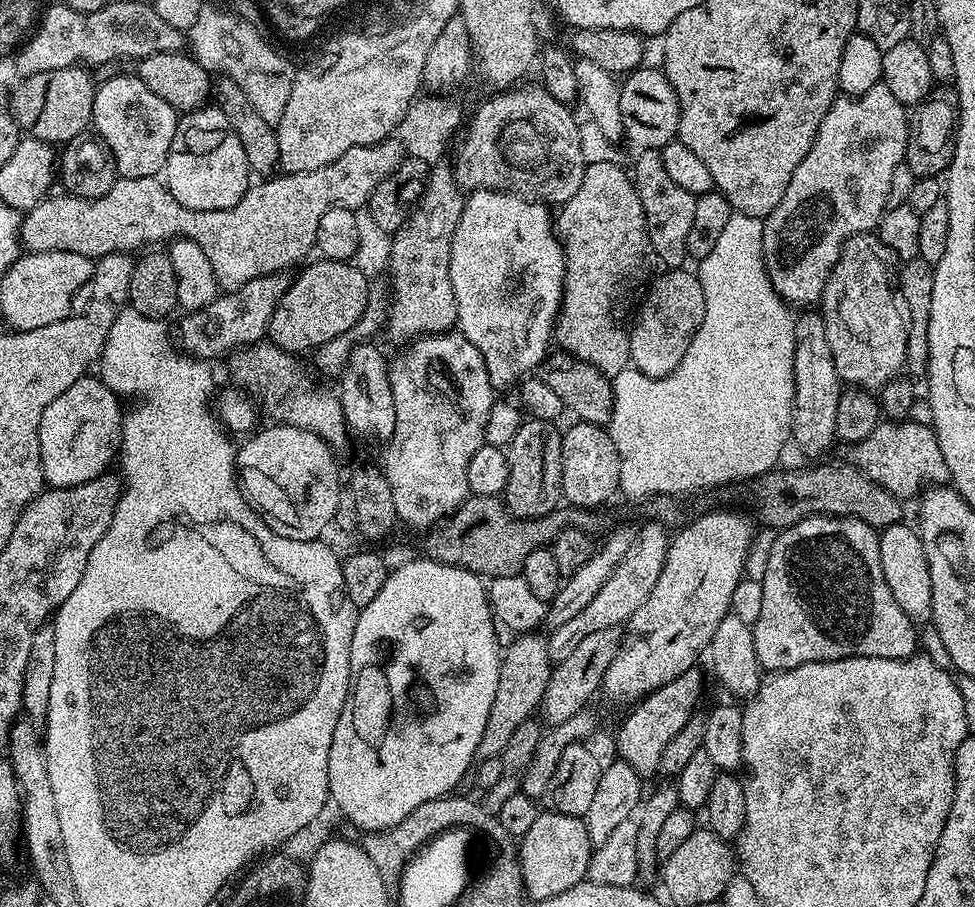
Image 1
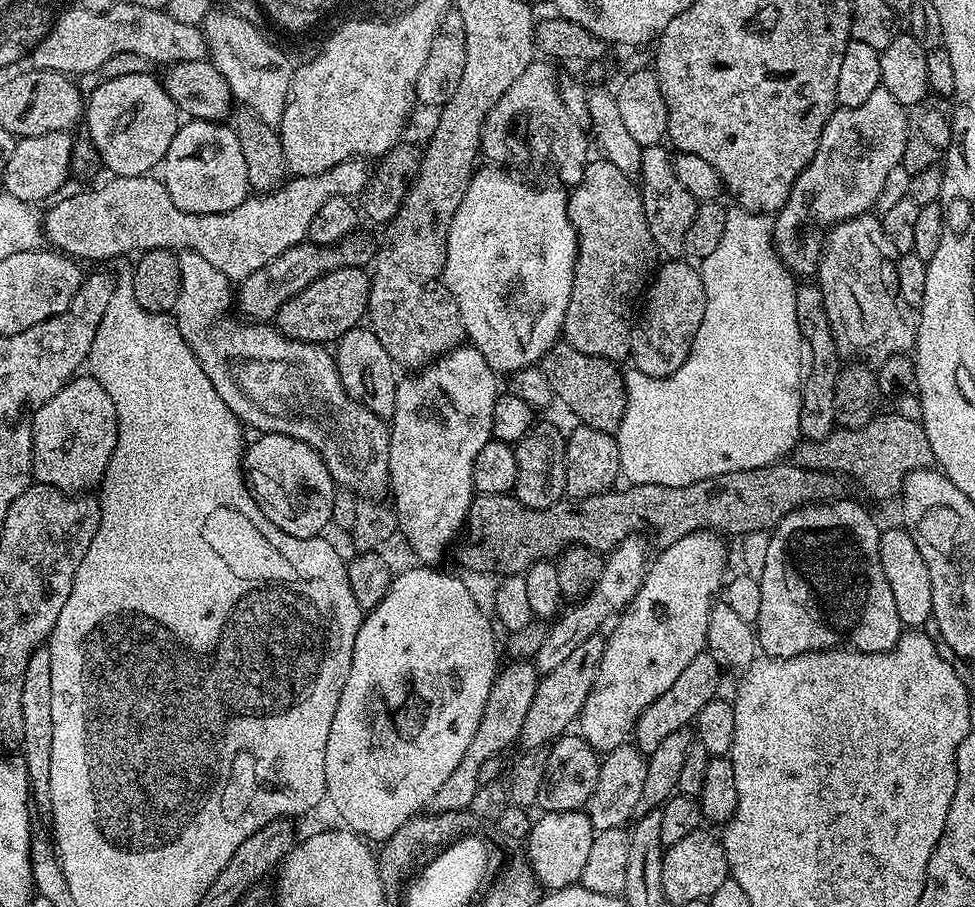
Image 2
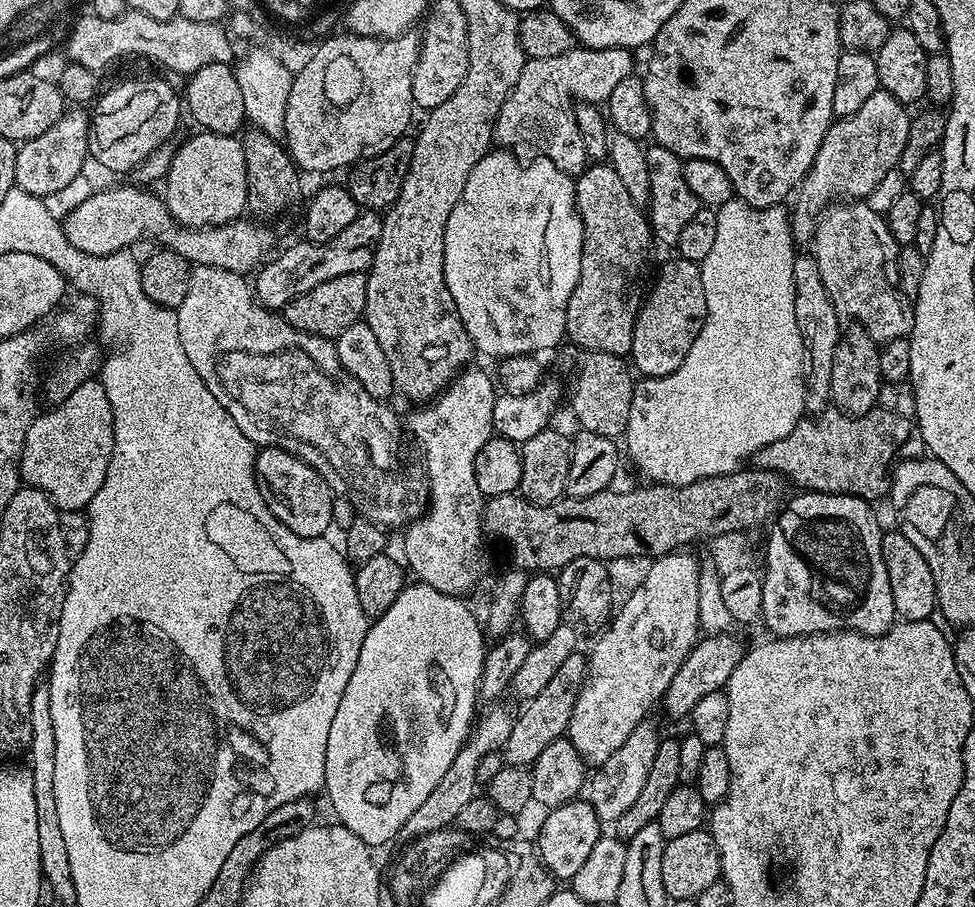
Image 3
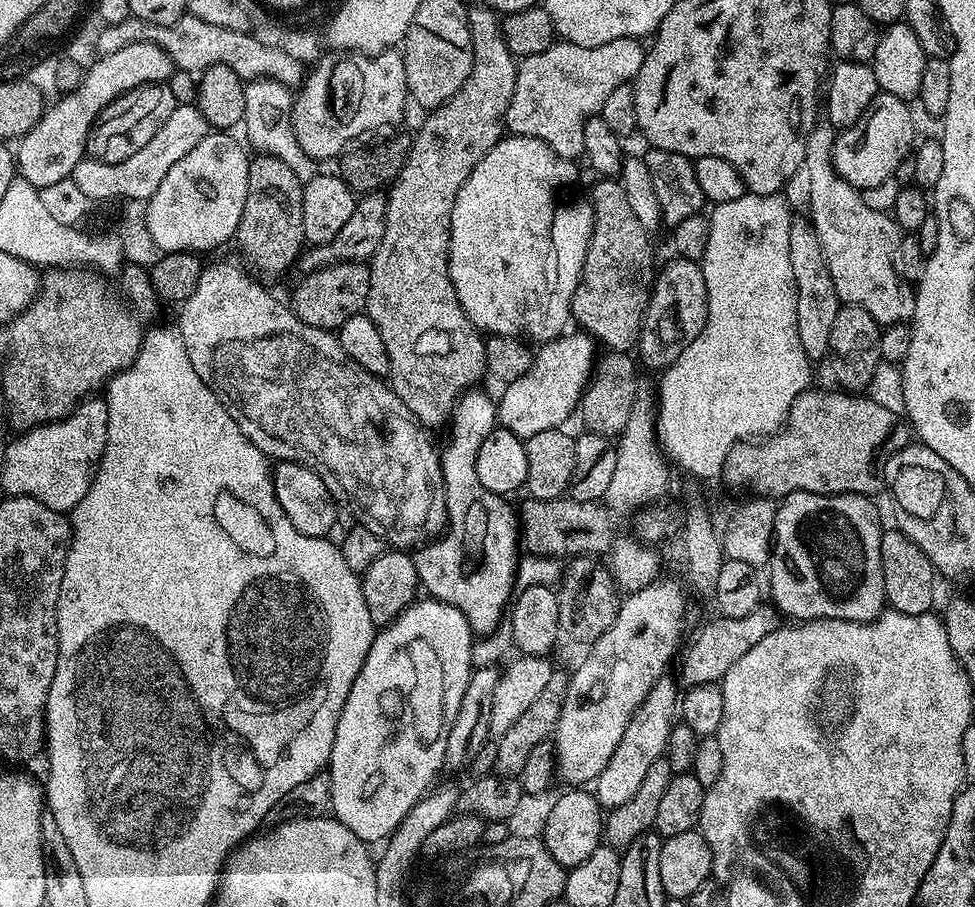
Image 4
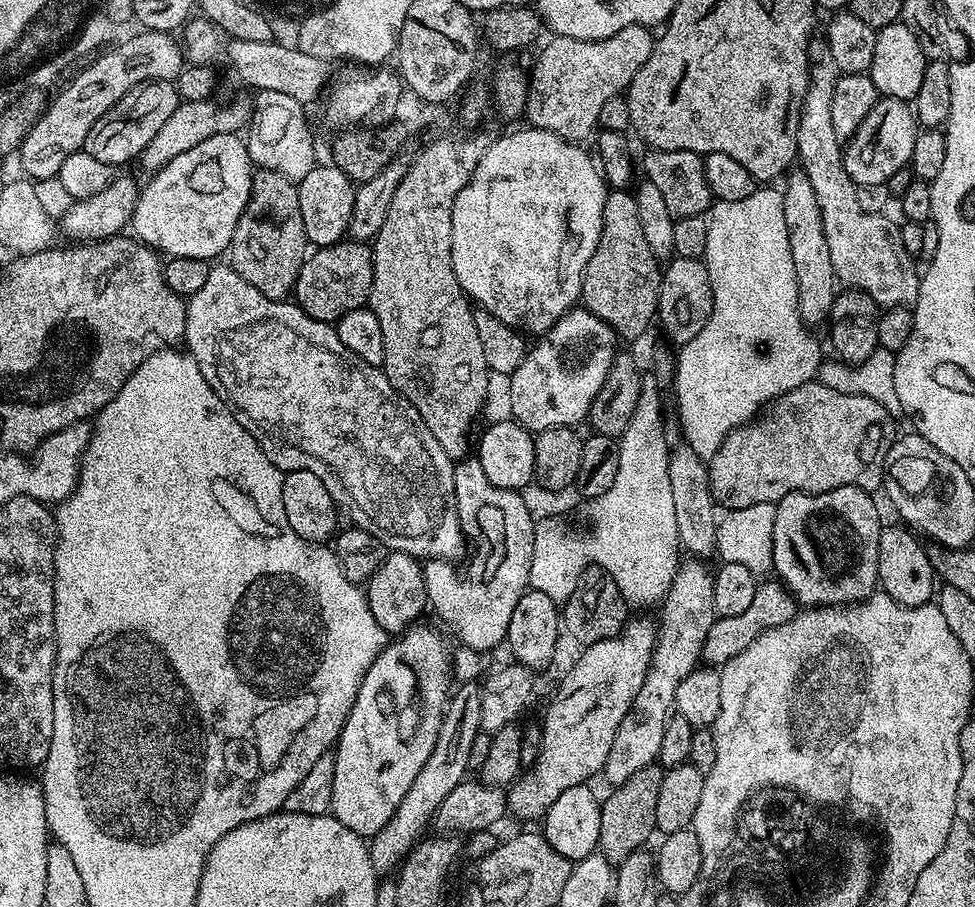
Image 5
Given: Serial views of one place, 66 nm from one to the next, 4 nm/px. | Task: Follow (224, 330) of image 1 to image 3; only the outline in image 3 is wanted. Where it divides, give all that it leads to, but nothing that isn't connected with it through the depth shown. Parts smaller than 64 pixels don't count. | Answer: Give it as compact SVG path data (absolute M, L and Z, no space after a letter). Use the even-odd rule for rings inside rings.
M364 210L357 215L354 223L342 230L342 234L330 238L330 242L315 244L300 238L297 239L297 244L282 249L280 253L277 251L255 273L256 299L269 310L283 310L294 298L314 290L314 286L322 286L322 282L330 282L330 278L342 278L342 274L355 272L367 273L374 262L374 254L382 238L383 221L381 213Z

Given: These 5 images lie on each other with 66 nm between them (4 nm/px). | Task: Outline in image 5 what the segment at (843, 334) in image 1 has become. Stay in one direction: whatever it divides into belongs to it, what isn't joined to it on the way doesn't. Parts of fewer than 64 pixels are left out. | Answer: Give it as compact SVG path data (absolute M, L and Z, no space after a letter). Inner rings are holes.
M813 38L808 41L808 89L802 102L802 114L798 122L798 146L796 155L799 167L810 178L814 186L814 198L818 198L818 210L822 214L822 230L826 230L826 246L830 246L830 262L834 262L834 274L841 285L857 292L865 292L881 309L906 308L915 305L920 293L921 273L916 272L917 261L902 246L900 224L892 221L888 214L863 212L858 206L858 185L846 174L844 149L838 134L834 134L834 125L830 123L830 98L834 98L834 86L841 76L830 54L827 39Z

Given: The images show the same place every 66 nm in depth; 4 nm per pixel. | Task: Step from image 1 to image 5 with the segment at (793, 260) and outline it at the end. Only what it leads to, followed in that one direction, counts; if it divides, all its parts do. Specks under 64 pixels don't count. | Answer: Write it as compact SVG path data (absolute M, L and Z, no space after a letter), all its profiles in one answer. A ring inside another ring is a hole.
M889 96L877 100L876 105L862 118L862 126L843 145L846 174L859 186L888 184L898 170L908 168L914 154L914 138L918 131L913 105L906 100Z

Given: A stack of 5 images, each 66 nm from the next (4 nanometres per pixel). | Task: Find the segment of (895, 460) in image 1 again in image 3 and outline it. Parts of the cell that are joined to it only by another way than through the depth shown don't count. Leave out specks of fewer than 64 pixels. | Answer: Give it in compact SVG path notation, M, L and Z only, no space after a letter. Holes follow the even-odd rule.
M832 406L827 410L805 418L778 442L766 446L756 453L754 464L757 468L765 468L768 472L779 472L785 481L797 484L797 489L810 492L829 492L839 496L861 496L863 500L876 502L879 496L887 497L892 486L892 474L896 452L900 452L913 439L917 439L918 429L913 418L899 417L882 407L861 416L848 416L839 408Z

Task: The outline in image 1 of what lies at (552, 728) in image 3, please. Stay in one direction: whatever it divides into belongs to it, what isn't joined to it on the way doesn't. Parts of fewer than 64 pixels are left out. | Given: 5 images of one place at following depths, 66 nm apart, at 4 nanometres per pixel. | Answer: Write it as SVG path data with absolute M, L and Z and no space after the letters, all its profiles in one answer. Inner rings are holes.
M620 628L594 630L594 634L587 636L572 653L558 661L550 674L550 682L546 682L546 692L542 694L539 707L539 711L544 712L543 719L548 719L549 725L566 722L566 718L574 718L574 714L589 707L588 699L601 691L604 675L610 662L614 662L614 654L618 654L621 639Z

